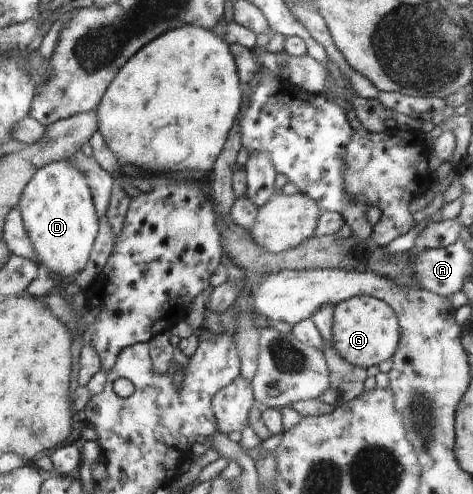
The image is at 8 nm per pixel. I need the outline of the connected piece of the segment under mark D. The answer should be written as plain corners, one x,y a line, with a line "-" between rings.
66,159
41,166
27,182
17,208
36,246
38,266
45,266
59,278
73,276
85,269
99,224
93,194
81,170

